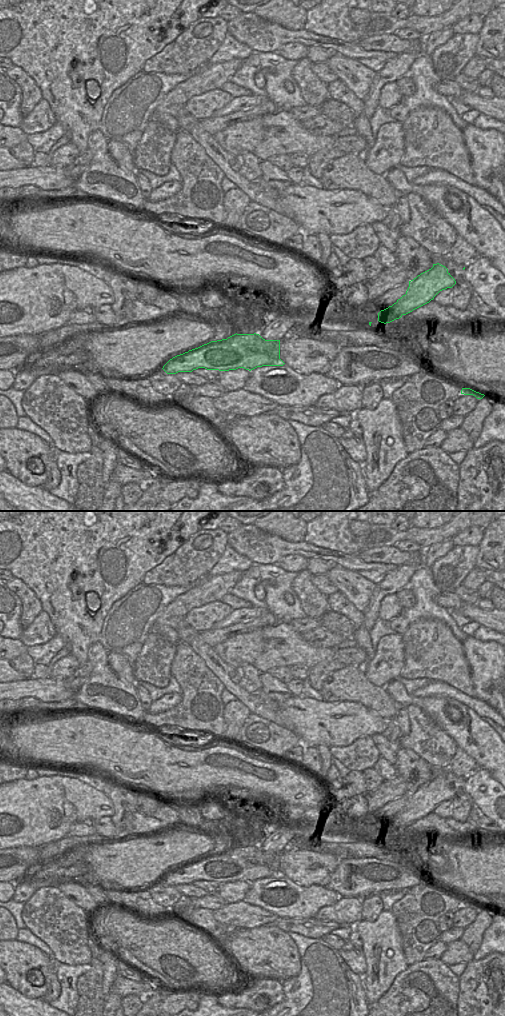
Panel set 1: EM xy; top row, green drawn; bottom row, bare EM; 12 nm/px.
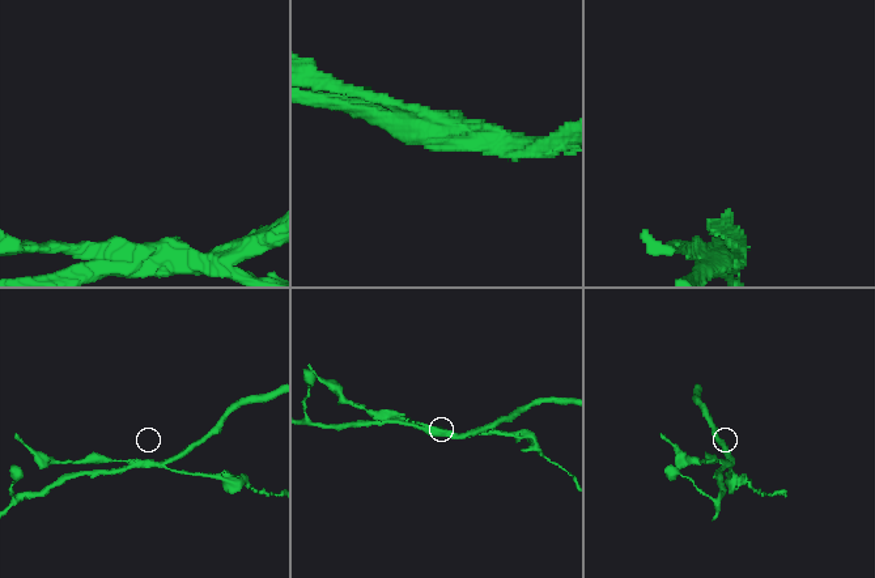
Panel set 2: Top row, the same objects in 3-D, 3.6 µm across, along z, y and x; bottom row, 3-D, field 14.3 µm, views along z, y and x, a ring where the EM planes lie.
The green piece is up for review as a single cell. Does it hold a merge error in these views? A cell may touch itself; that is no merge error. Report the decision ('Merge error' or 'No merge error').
Merge error.

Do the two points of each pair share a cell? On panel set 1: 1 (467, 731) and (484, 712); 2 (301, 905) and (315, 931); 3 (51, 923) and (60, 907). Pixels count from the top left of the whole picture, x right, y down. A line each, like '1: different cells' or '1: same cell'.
1: different cells
2: different cells
3: same cell

